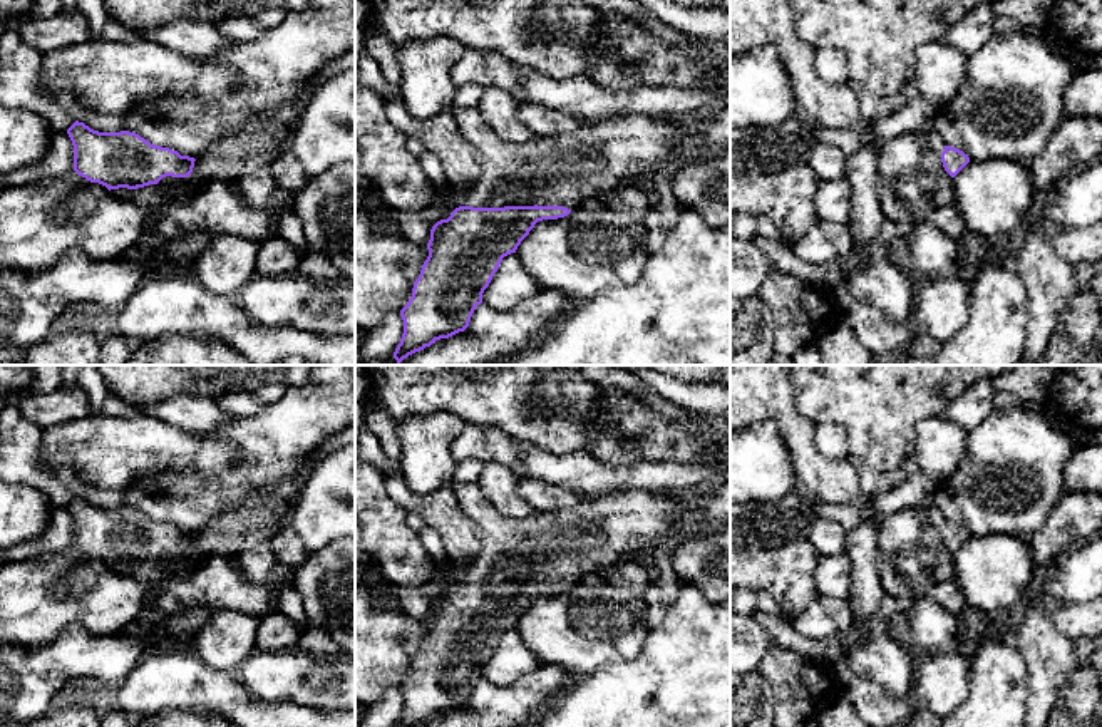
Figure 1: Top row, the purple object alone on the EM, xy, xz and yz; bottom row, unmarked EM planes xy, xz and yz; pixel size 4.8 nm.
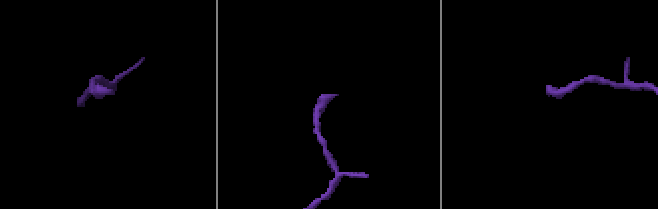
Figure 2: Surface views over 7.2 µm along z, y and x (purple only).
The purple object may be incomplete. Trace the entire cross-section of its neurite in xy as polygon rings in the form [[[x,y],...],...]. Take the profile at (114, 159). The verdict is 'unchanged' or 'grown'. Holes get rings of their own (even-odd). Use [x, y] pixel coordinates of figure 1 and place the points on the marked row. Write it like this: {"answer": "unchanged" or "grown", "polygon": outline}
{"answer": "grown", "polygon": [[[75,121],[67,134],[79,176],[139,204],[166,206],[159,181],[166,176],[188,178],[196,161],[129,131],[99,132]]]}

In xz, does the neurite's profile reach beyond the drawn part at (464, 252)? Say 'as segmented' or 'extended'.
extended

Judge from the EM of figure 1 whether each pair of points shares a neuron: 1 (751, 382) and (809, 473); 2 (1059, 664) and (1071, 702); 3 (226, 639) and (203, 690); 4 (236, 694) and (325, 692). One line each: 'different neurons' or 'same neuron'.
1: same neuron
2: different neurons
3: different neurons
4: different neurons

